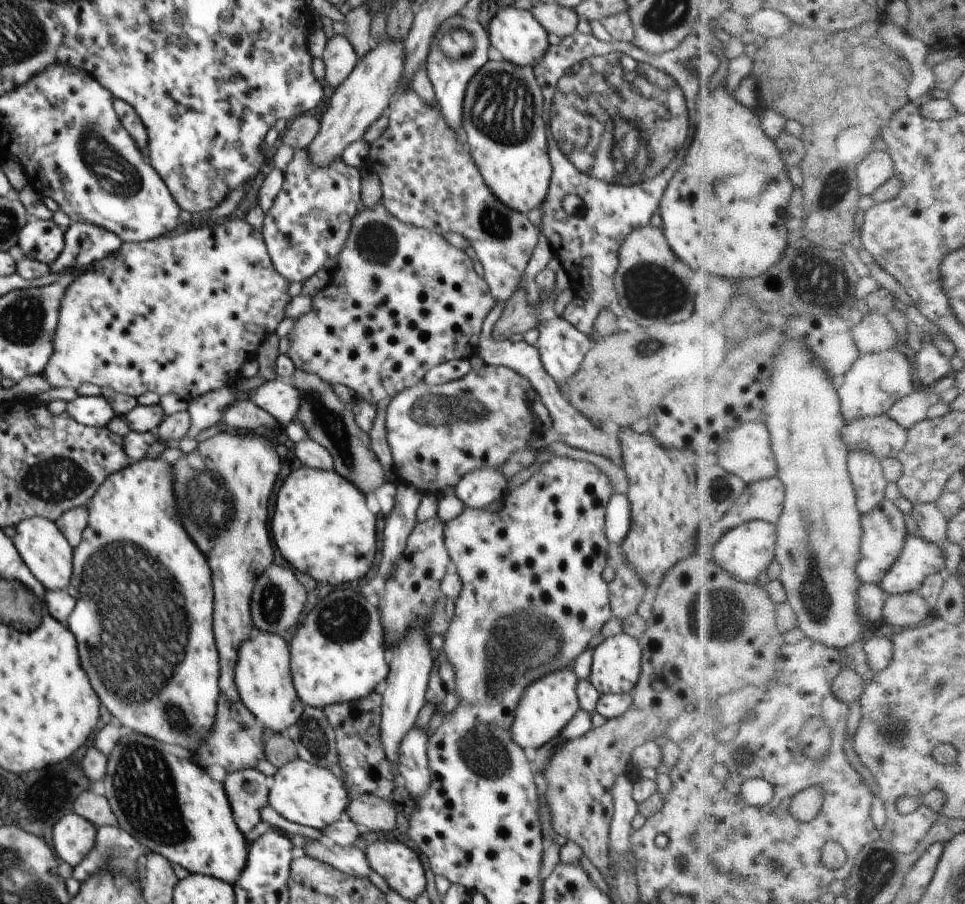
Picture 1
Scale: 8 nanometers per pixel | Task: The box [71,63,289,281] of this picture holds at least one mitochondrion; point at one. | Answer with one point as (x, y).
(114, 172)

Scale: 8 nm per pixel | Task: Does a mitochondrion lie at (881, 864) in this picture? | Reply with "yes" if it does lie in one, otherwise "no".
yes

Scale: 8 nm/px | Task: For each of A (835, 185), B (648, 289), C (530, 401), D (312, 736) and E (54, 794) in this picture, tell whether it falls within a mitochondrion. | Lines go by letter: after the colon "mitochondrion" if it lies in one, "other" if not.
A: mitochondrion
B: mitochondrion
C: other
D: mitochondrion
E: other

